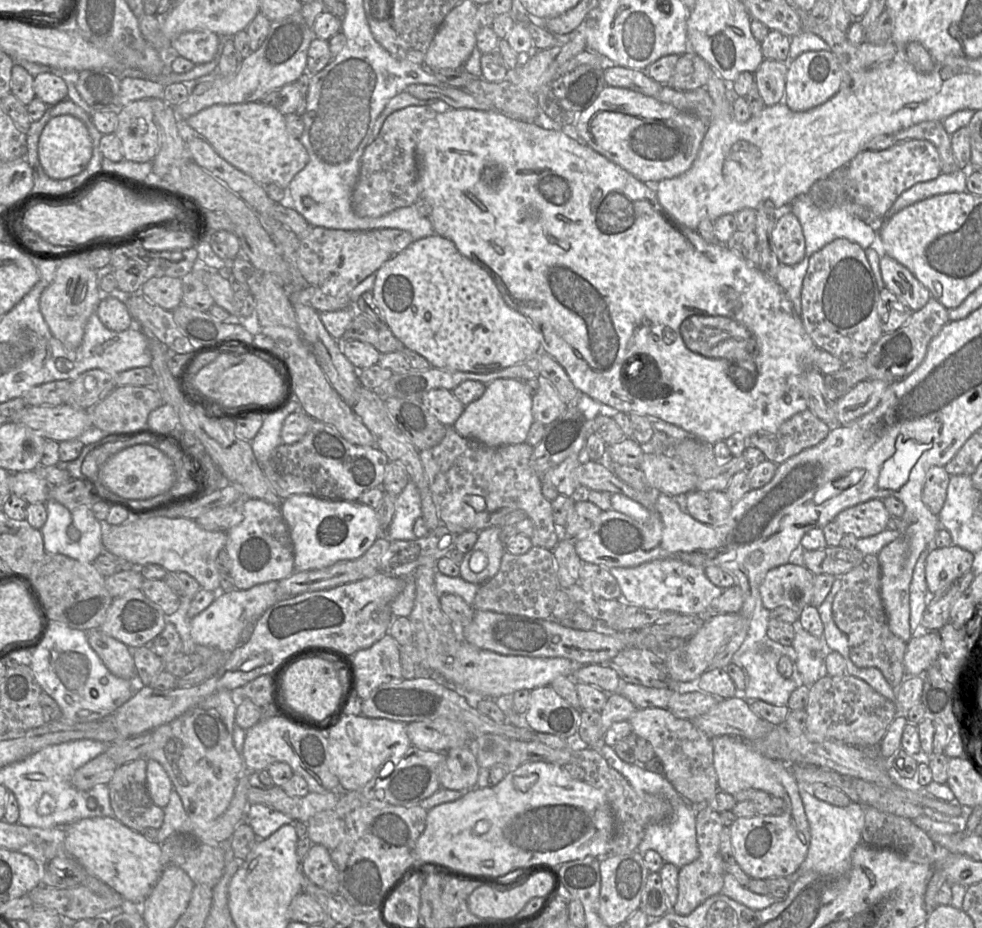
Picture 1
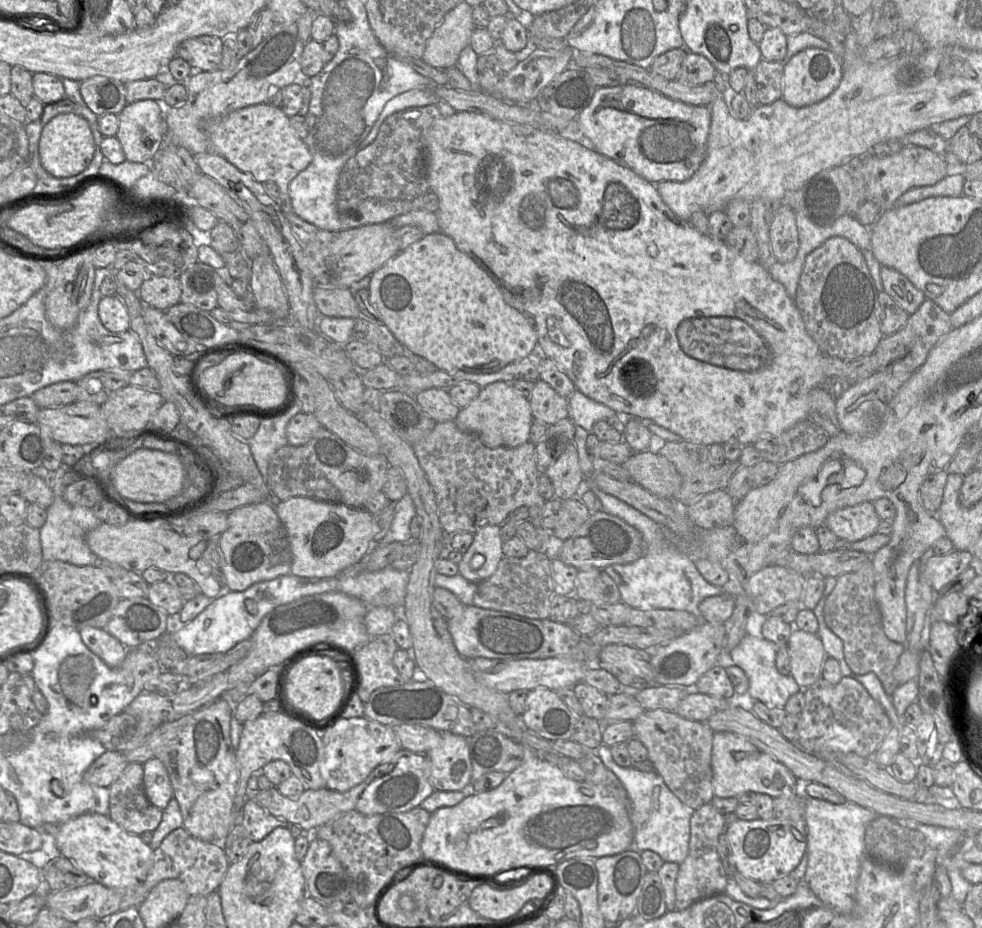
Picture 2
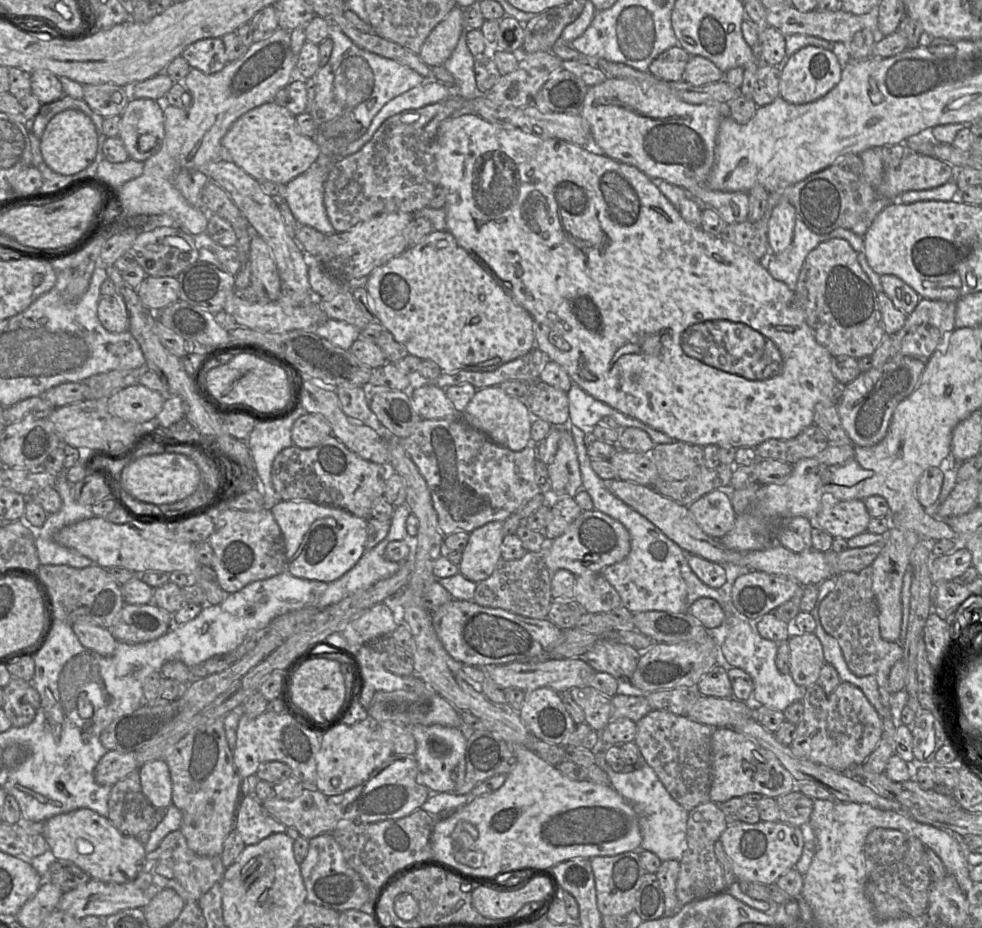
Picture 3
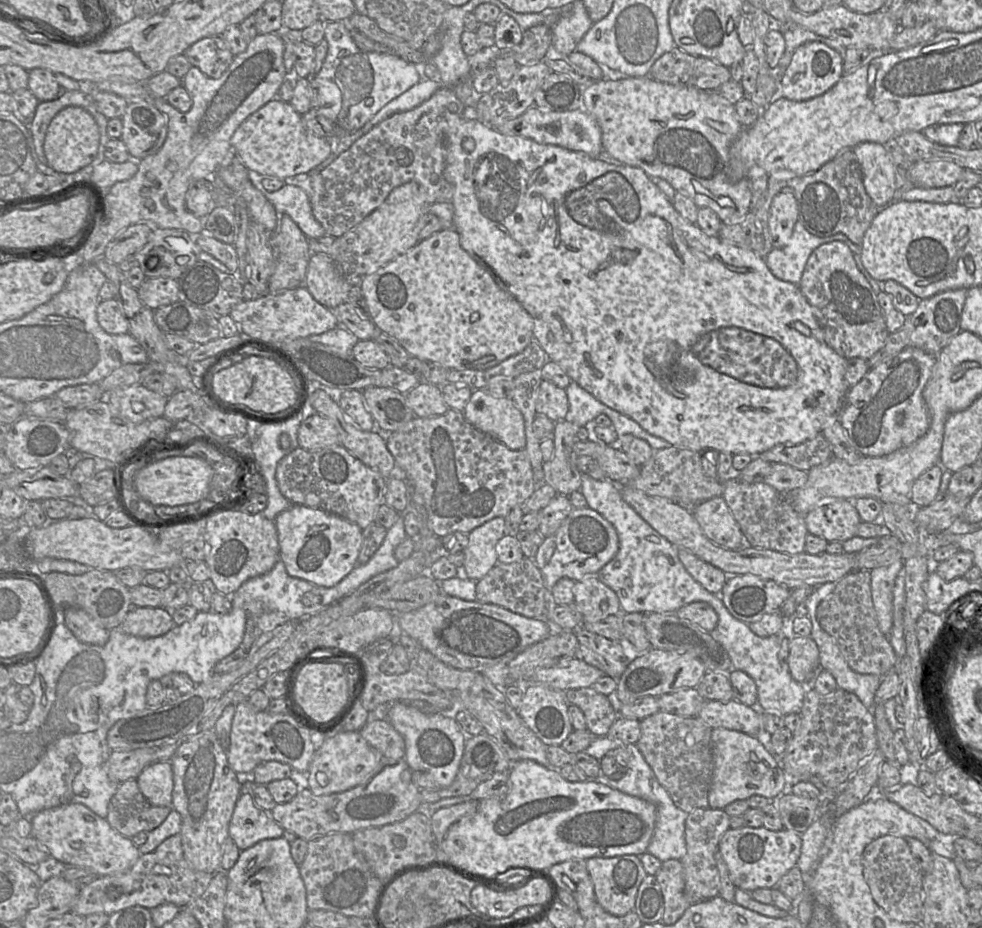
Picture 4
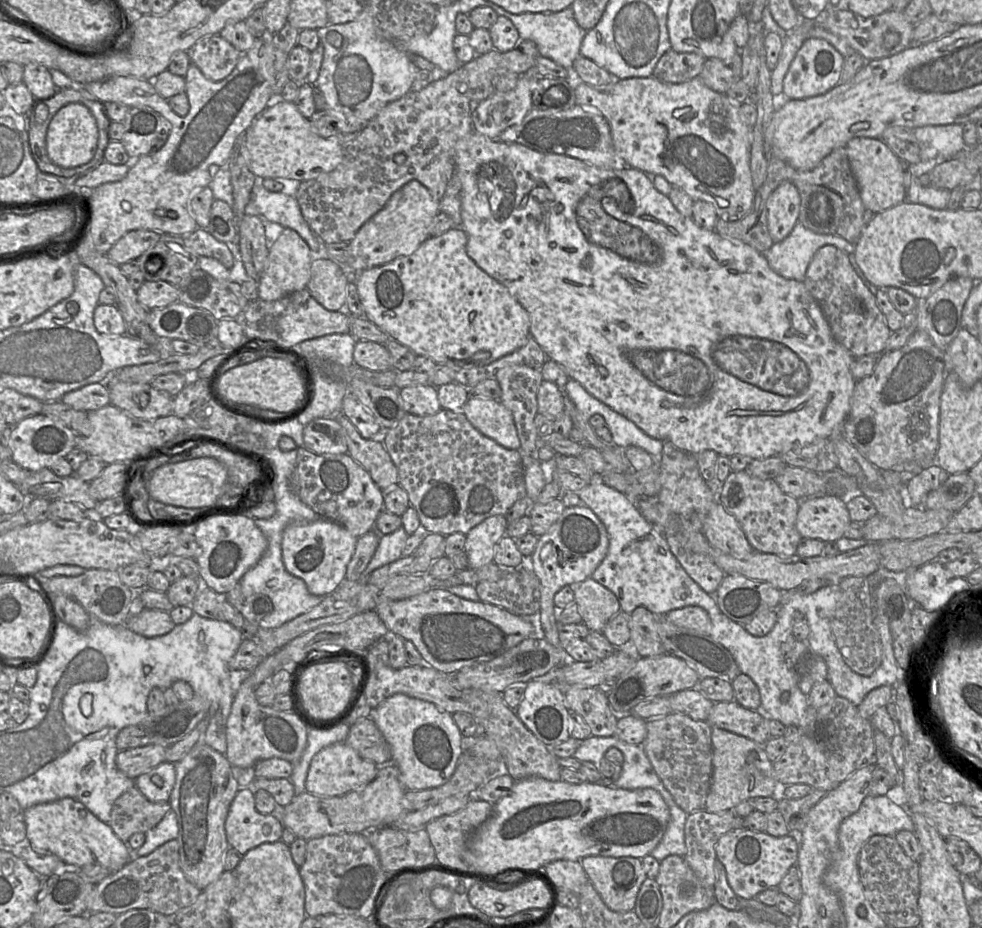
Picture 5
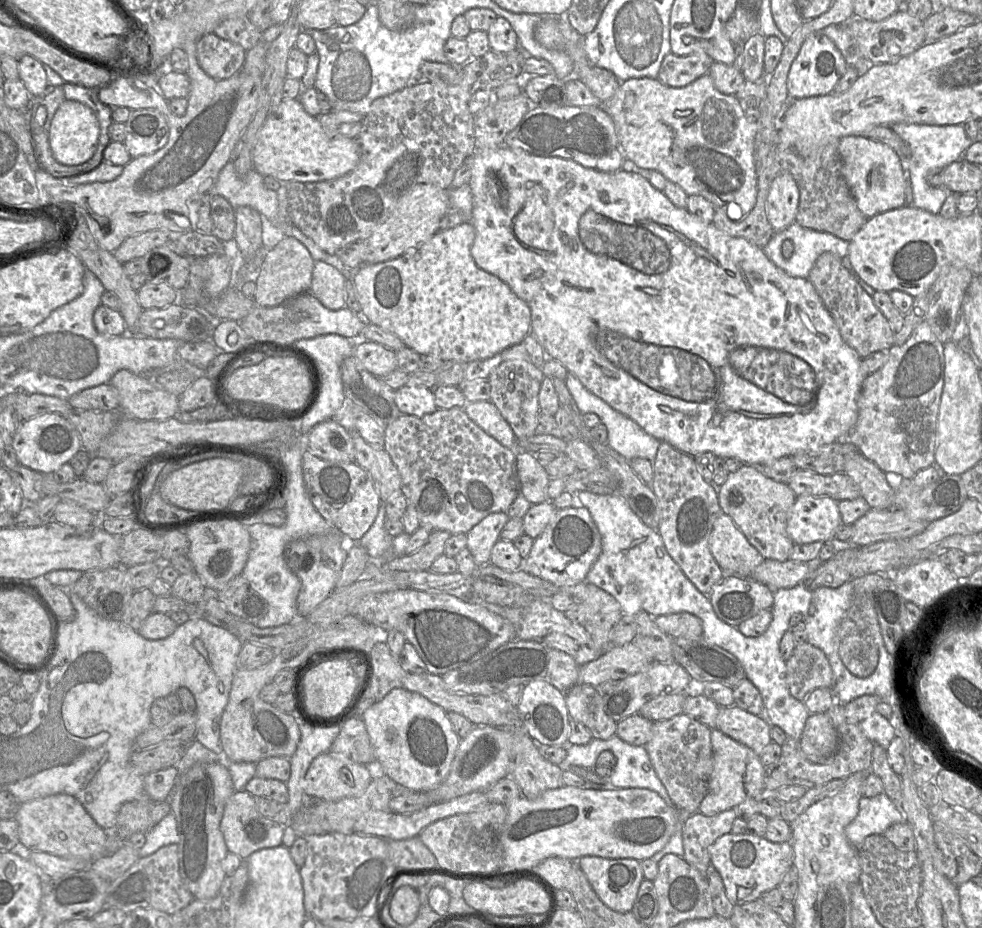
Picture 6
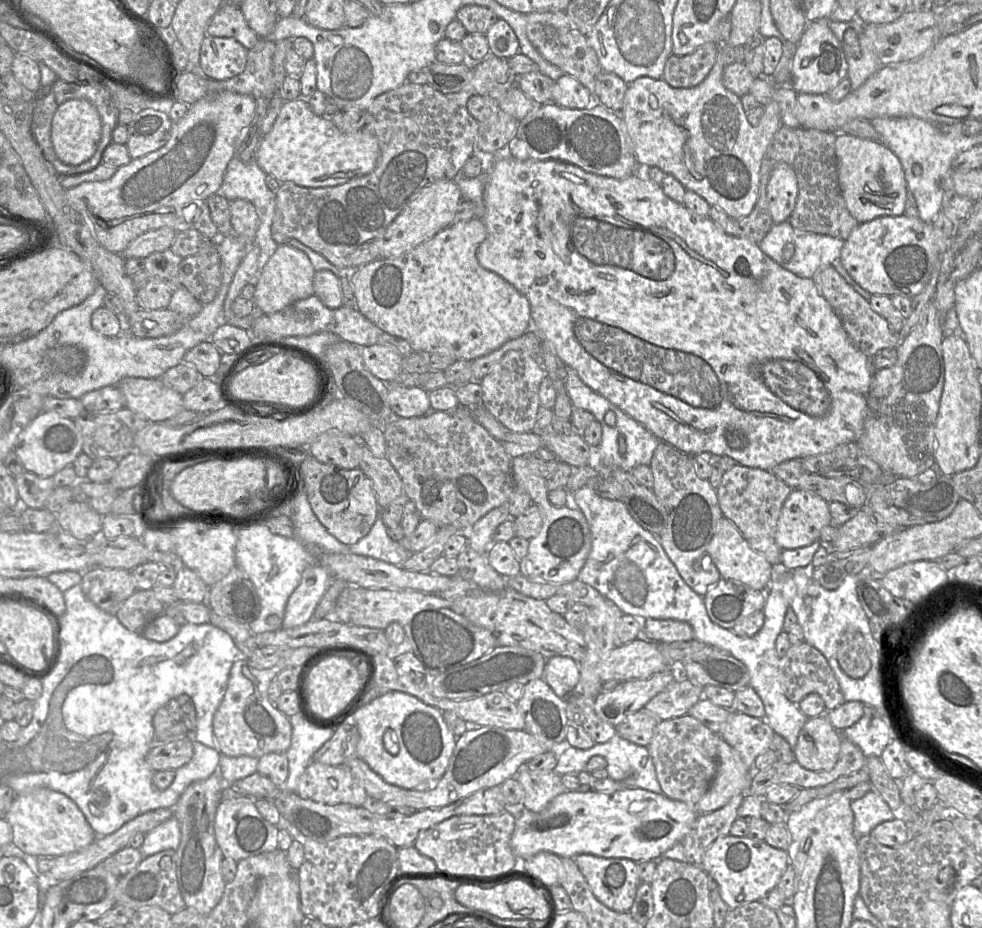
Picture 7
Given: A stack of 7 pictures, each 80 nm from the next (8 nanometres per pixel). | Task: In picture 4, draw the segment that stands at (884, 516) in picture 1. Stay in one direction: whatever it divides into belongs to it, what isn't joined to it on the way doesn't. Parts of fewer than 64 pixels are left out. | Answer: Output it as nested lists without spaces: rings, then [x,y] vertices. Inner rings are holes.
[[[823,499],[804,516],[808,533],[831,541],[844,542],[857,534],[862,522],[853,500]]]

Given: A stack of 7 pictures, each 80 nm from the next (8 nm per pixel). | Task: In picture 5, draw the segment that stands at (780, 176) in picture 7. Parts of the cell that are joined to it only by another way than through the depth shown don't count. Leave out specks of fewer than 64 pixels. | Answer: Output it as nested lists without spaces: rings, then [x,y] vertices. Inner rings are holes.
[[[781,182],[767,200],[767,223],[774,243],[784,240],[798,222],[800,194],[797,187]]]

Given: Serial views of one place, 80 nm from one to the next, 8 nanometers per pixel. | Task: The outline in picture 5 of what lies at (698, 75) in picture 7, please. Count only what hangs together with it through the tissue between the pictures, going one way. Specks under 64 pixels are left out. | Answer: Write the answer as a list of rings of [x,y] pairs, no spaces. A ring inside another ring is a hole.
[[[672,49],[656,64],[653,77],[666,83],[683,83],[698,76],[706,58],[697,53],[679,53]]]

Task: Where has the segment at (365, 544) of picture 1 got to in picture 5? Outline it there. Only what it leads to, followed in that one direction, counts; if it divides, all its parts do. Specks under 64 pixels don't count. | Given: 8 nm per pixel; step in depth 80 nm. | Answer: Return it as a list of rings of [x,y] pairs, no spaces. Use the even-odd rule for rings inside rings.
[[[320,518],[310,523],[291,523],[283,533],[282,558],[286,570],[302,579],[316,596],[333,593],[346,579],[347,566],[358,538],[338,523]]]

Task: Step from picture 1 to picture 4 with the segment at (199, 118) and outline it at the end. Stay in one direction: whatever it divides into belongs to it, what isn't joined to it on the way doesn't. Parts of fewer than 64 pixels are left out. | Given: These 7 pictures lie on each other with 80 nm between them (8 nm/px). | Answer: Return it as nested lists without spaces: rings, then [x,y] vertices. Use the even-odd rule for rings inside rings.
[[[273,99],[246,118],[230,140],[232,152],[255,177],[271,176],[281,180],[309,173],[332,153],[328,139],[311,133],[290,102]]]

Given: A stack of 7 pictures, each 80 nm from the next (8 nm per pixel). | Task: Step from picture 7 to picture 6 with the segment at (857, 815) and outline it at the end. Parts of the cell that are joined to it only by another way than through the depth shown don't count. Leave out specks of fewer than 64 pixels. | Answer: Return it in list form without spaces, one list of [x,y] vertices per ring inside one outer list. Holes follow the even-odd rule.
[[[884,792],[873,797],[862,796],[859,812],[847,825],[845,835],[850,844],[857,847],[866,837],[883,834],[888,827],[900,822],[906,822],[905,815]]]

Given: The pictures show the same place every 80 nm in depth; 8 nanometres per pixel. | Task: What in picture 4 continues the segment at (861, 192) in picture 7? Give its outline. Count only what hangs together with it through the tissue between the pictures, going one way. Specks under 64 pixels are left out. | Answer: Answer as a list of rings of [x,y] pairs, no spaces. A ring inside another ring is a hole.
[[[862,142],[852,150],[861,167],[865,190],[876,206],[881,209],[896,200],[898,176],[889,147],[876,142]]]

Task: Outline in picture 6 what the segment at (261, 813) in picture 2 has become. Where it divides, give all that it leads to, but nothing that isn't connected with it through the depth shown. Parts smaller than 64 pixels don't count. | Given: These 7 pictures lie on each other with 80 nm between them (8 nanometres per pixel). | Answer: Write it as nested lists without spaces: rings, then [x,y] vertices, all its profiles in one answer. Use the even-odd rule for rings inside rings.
[[[245,790],[235,791],[227,800],[220,822],[220,830],[228,852],[246,860],[252,853],[264,849],[274,848],[282,844],[284,827],[276,821],[265,818],[257,810],[255,797]]]

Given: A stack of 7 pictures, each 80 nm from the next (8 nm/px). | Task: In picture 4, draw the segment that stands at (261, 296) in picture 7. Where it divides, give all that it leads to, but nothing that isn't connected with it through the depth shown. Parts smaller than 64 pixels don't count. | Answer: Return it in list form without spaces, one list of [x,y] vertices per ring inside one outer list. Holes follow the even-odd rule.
[[[282,214],[281,223],[281,232],[273,239],[273,249],[276,245],[275,270],[269,279],[269,293],[283,289],[294,289],[303,285],[309,260],[312,256],[308,245],[309,238],[305,236],[292,218]]]

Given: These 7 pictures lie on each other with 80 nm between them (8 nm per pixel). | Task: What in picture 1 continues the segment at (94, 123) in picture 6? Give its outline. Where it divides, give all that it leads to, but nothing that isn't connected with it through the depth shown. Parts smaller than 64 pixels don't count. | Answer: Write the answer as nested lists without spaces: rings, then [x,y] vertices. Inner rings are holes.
[[[72,115],[52,117],[42,130],[38,158],[44,172],[52,179],[63,180],[81,173],[92,157],[92,140],[86,125]]]

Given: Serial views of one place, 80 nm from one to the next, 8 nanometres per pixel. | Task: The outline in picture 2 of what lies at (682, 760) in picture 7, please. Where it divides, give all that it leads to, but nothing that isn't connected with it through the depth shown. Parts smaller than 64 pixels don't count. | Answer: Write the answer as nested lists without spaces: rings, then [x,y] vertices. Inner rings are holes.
[[[663,709],[645,710],[633,721],[634,737],[643,743],[648,750],[648,760],[654,766],[655,771],[661,775],[667,787],[679,798],[679,800],[696,810],[704,804],[712,801],[713,771],[712,771],[712,746],[714,731],[706,722],[685,719],[674,711]]]

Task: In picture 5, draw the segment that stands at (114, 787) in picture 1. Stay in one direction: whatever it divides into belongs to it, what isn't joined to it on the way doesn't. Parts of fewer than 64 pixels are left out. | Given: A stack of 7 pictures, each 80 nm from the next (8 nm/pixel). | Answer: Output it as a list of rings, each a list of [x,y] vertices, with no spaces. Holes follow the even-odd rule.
[[[134,786],[114,801],[107,824],[127,844],[133,834],[154,828],[170,809],[169,802],[152,803]]]

